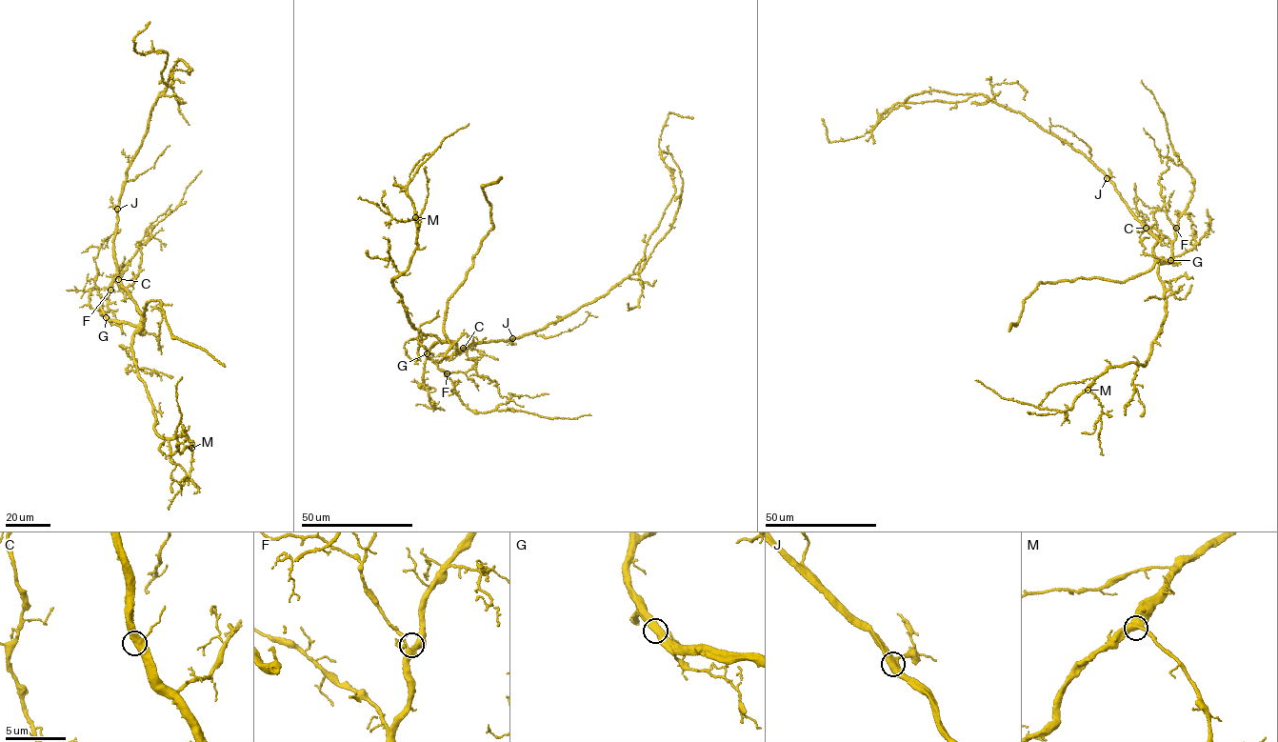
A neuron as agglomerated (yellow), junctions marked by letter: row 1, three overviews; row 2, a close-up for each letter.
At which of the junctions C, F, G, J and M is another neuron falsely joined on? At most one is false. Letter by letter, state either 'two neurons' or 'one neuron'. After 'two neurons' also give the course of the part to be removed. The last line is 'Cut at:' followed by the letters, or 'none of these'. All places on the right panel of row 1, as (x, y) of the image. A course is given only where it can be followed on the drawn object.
C: one neuron
F: one neuron
G: one neuron
J: one neuron
M: one neuron
Cut at: none of these

